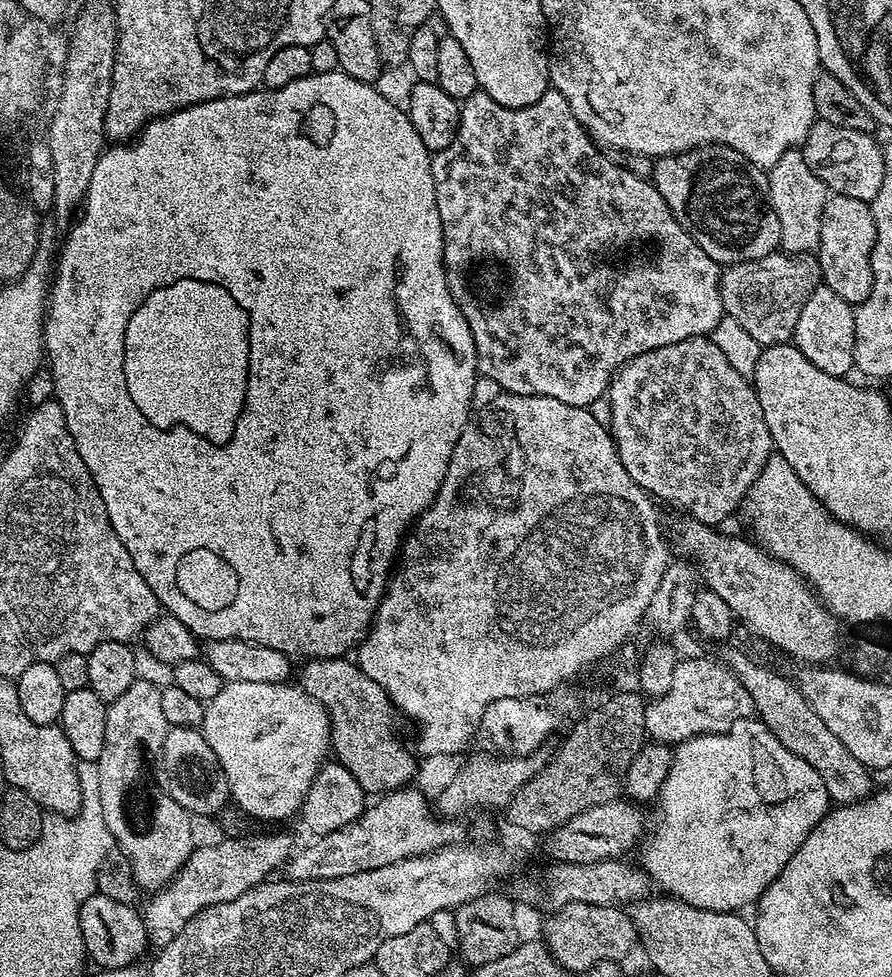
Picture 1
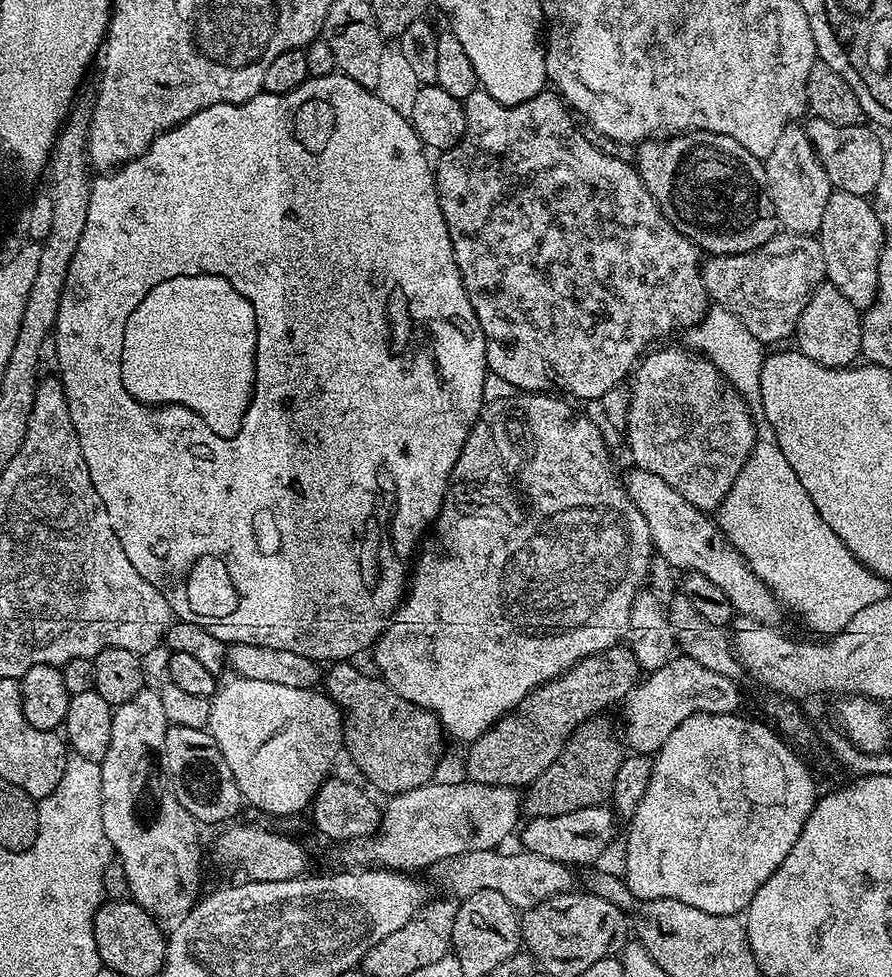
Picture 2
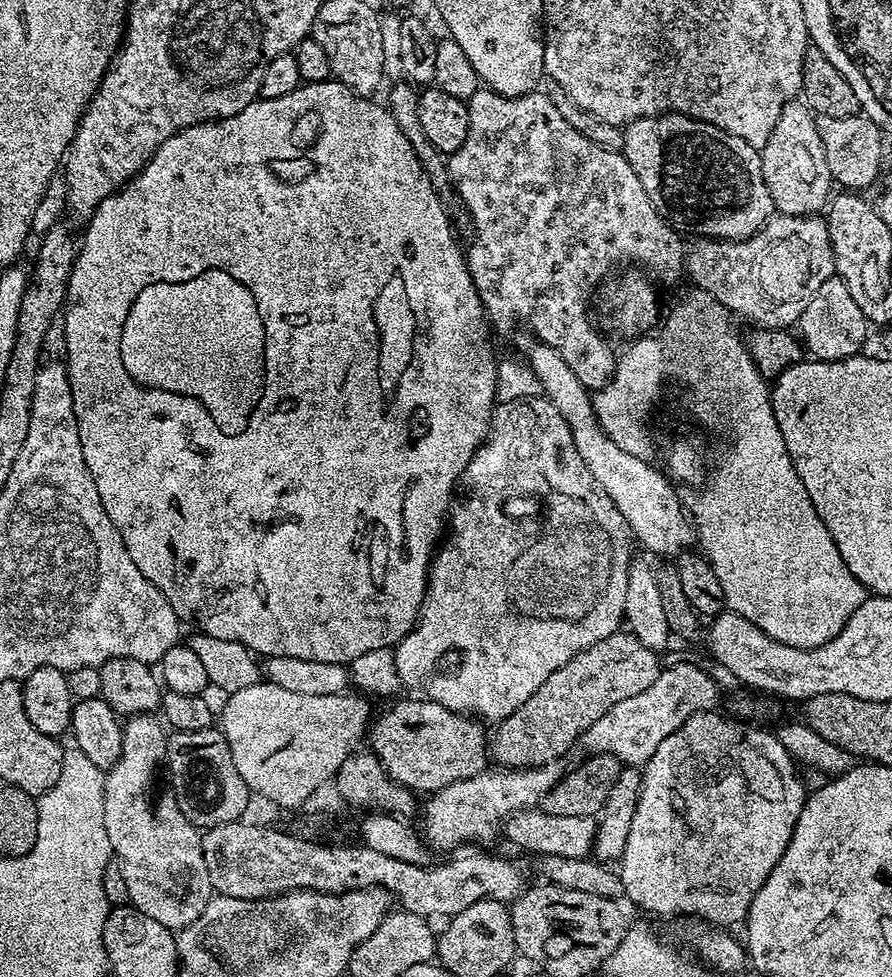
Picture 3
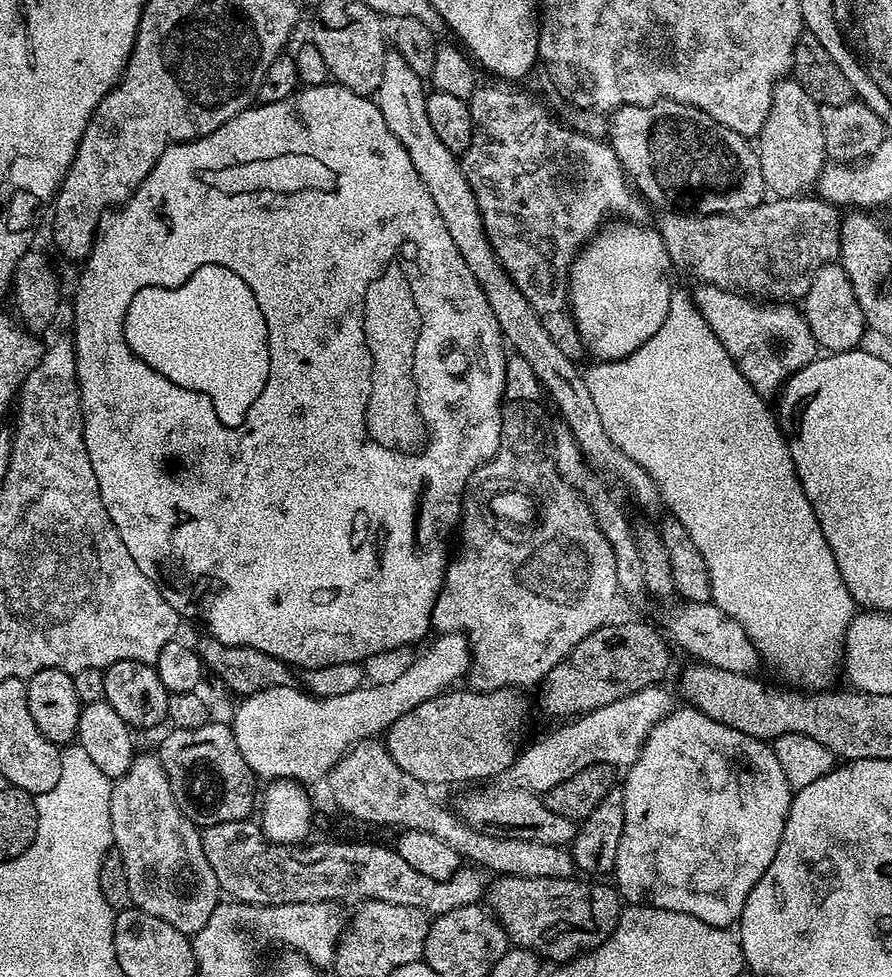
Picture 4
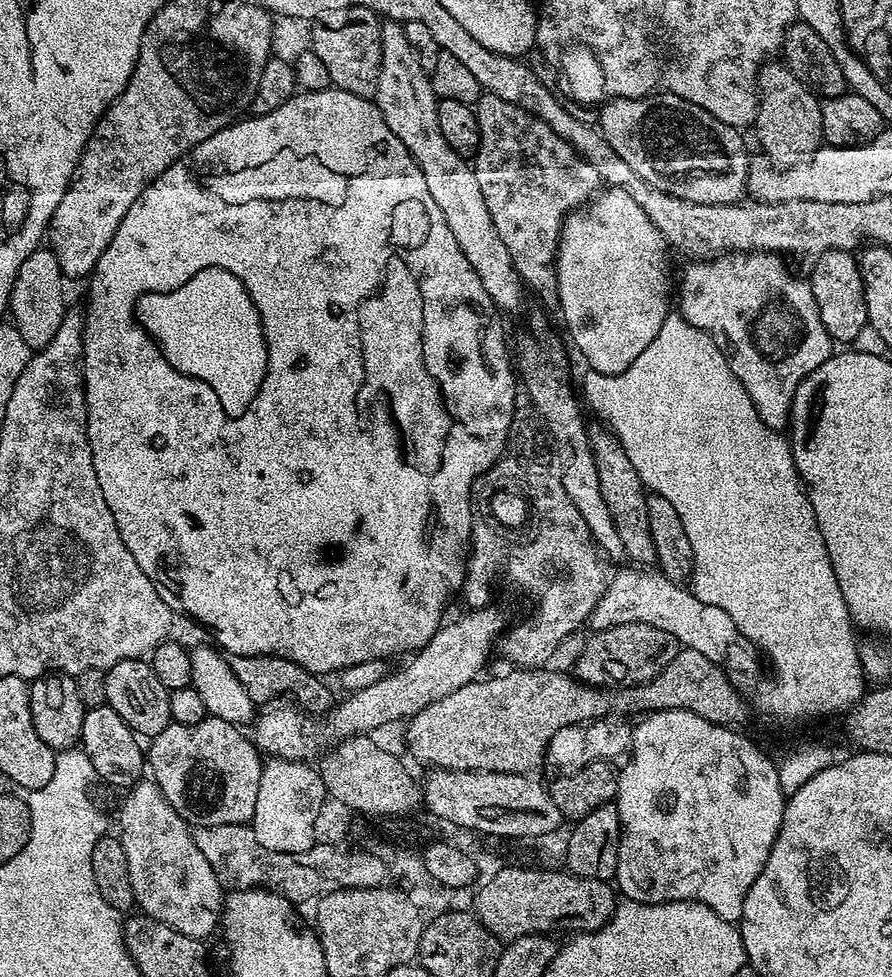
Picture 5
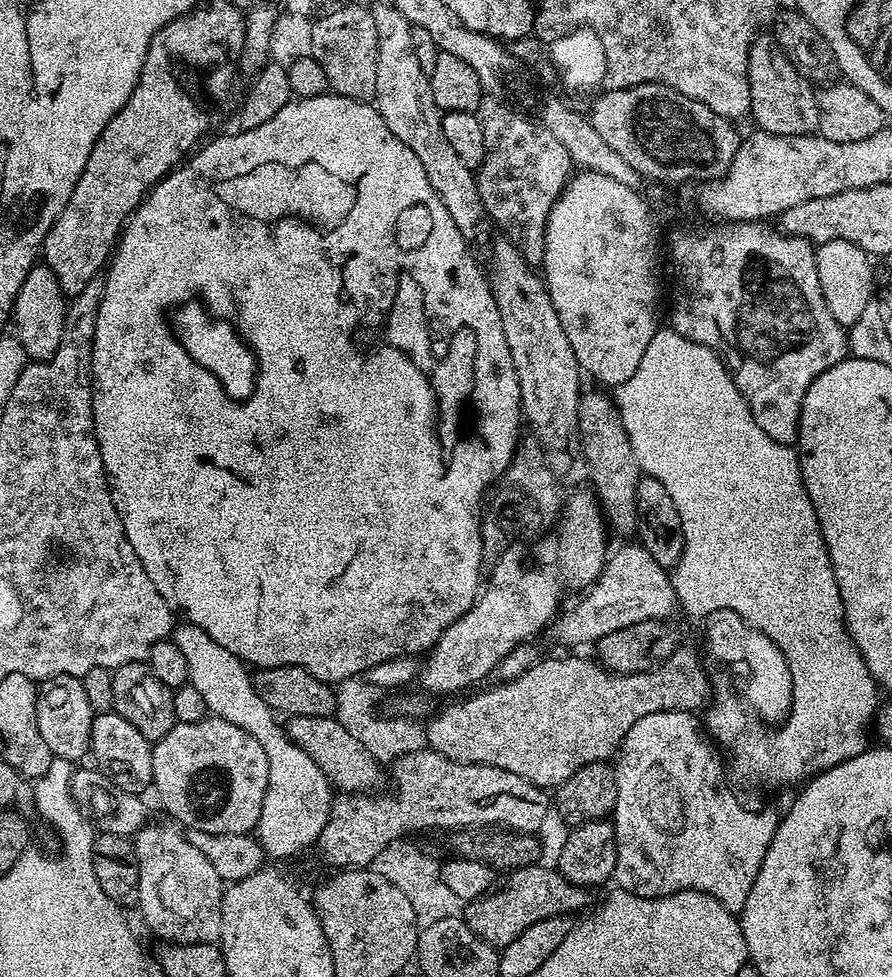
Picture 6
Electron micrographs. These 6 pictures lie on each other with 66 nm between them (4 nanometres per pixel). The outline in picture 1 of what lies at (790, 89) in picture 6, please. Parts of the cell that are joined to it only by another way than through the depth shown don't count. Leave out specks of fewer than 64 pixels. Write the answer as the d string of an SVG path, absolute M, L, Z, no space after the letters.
M788 148L774 167L767 169L768 200L780 223L780 248L789 254L815 253L820 247L822 234L822 210L829 198L829 190L806 166L806 158L800 148Z

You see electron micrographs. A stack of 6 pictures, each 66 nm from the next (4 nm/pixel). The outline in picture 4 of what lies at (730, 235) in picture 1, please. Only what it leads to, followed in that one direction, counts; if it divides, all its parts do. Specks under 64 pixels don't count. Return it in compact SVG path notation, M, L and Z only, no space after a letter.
M659 100L650 106L622 106L611 113L606 140L635 191L650 204L657 204L660 210L691 210L701 216L739 216L765 203L760 157L757 149L748 145L749 137L722 126L722 122L714 122L710 114L694 106L673 100Z

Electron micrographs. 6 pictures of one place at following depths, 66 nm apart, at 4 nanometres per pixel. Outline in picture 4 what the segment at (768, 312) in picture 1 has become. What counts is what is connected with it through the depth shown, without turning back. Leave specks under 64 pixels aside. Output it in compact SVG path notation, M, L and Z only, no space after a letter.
M772 198L760 204L757 208L750 209L749 212L741 212L739 216L701 216L688 210L668 210L661 215L665 216L660 220L658 231L672 259L673 269L680 271L681 268L686 275L693 276L696 282L700 284L713 284L715 288L724 288L728 292L739 292L741 294L748 293L758 298L767 297L764 296L767 292L777 292L780 295L777 297L780 298L792 298L788 296L803 298L810 290L812 273L818 271L823 264L831 264L837 259L840 247L840 221L842 219L837 205L829 204L827 200L819 198L808 199L812 198Z

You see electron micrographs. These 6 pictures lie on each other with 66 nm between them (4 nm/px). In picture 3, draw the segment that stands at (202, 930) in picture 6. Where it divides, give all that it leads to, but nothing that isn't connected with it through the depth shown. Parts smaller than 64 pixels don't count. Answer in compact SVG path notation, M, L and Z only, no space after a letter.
M137 713L123 725L119 757L107 771L104 780L104 817L106 834L114 853L115 863L126 878L126 890L131 907L137 908L146 918L162 922L162 926L179 930L190 926L213 898L210 870L202 854L201 829L197 828L182 814L172 793L167 772L167 735L161 721L149 713Z

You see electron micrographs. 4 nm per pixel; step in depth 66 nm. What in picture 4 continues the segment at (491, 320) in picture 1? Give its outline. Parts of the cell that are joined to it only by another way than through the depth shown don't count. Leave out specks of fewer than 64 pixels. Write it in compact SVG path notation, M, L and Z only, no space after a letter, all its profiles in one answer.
M477 86L472 97L467 100L470 106L470 114L474 118L474 138L470 138L470 146L462 153L466 182L470 182L470 190L474 190L474 198L478 202L478 210L484 219L484 229L488 235L488 241L492 243L492 249L500 260L500 265L506 270L506 274L514 282L514 286L528 299L530 306L534 306L546 334L550 334L550 338L554 338L554 346L558 346L558 350L562 350L562 354L576 358L579 357L579 352L583 353L585 351L585 347L584 343L580 341L580 335L576 329L576 320L572 316L572 308L568 304L568 272L577 256L580 255L584 245L600 231L609 217L623 218L628 222L643 221L646 204L643 199L638 198L624 171L624 167L618 162L611 144L603 139L595 140L571 130L567 124L561 122L555 115L552 117L534 97L527 96L524 92L511 92L508 89L511 87L508 86L502 87L506 88Z

